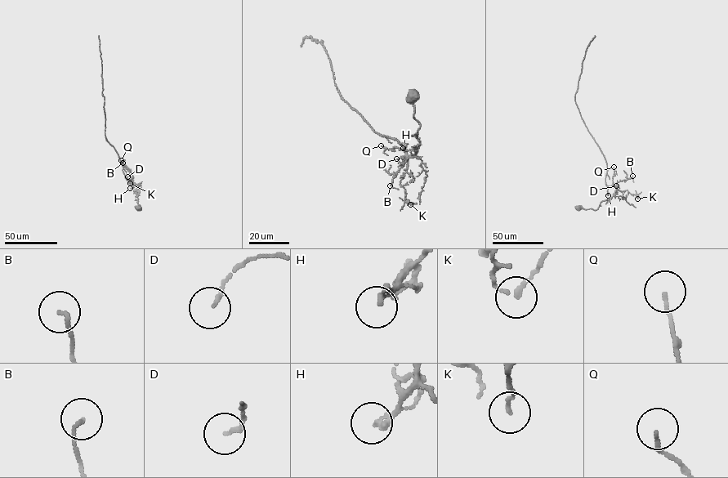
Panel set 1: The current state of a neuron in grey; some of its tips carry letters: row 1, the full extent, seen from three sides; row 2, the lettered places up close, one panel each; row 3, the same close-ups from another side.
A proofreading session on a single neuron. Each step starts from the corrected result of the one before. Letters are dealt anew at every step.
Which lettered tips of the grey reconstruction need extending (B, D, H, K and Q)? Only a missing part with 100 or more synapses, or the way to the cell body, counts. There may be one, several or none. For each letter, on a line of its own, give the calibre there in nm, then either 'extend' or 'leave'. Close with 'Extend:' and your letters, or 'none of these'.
B: 100 nm thick; leave
D: 120 nm thick; leave
H: 220 nm thick; leave
K: 90 nm thick; leave
Q: 110 nm thick; leave
Extend: none of these

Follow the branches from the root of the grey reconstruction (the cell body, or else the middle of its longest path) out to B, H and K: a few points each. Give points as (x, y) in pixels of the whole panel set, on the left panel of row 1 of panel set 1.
B: (139, 209), (139, 191), (132, 180), (130, 169), (122, 163)
H: (139, 209), (139, 191), (132, 176), (130, 188)
K: (139, 209), (139, 191), (132, 179), (127, 178), (131, 181), (130, 183)

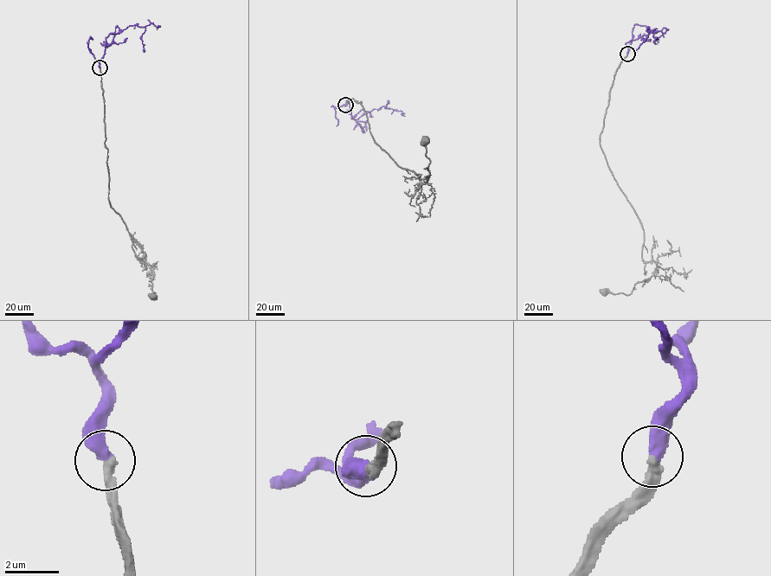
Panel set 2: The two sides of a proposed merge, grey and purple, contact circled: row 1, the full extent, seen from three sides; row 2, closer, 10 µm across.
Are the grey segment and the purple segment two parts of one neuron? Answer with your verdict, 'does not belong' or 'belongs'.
belongs

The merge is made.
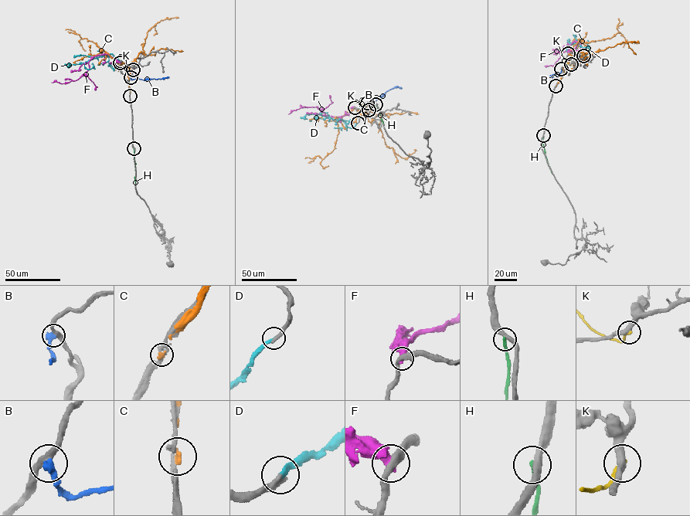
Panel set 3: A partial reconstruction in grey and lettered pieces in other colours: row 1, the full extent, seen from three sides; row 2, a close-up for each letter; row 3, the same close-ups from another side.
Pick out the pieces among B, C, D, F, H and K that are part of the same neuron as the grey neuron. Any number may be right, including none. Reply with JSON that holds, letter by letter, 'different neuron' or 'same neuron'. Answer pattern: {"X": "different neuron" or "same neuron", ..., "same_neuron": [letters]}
{"B": "different neuron", "C": "different neuron", "D": "same neuron", "F": "different neuron", "H": "different neuron", "K": "different neuron", "same_neuron": ["D"]}

